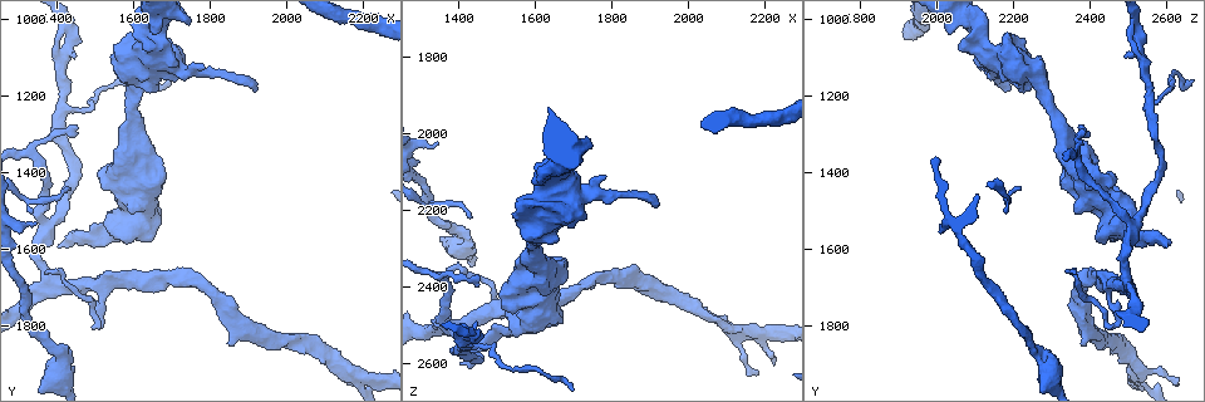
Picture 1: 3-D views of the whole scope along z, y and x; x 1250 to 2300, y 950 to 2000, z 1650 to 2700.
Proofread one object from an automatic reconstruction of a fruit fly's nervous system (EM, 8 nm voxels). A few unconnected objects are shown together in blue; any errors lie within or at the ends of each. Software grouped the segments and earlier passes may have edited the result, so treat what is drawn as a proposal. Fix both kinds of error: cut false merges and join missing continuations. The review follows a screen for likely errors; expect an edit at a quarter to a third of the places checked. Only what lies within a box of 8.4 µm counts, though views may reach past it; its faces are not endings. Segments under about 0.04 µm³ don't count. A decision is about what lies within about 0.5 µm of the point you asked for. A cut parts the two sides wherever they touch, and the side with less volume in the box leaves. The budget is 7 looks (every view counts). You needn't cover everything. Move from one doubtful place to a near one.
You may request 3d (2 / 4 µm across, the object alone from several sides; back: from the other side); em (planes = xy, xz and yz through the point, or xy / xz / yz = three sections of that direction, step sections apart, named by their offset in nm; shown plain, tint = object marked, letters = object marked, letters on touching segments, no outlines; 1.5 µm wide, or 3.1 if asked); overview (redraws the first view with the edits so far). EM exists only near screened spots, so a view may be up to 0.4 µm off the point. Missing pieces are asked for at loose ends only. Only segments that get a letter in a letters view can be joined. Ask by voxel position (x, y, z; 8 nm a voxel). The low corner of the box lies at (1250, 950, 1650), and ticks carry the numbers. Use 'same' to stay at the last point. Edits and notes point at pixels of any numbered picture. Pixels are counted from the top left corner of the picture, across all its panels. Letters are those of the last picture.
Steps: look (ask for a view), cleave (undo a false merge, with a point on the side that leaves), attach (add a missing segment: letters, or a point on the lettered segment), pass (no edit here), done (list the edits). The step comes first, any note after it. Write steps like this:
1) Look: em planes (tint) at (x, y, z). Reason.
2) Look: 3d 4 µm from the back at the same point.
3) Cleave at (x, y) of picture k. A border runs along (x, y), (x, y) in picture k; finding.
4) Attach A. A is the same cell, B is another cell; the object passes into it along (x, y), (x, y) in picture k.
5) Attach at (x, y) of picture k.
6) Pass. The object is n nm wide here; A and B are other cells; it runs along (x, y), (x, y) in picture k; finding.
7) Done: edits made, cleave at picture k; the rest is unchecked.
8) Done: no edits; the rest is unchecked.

Look: em planes (tint) at (1420, 1885, 2280). Sudden change in width.

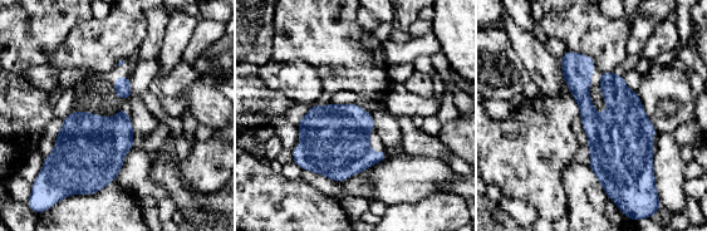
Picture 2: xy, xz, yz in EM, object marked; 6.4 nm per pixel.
Look: em planes (letters) at the same point. What lies round it.

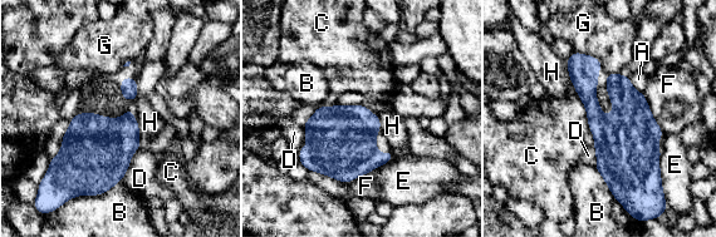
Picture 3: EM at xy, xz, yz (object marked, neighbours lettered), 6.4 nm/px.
Pass. The object is 110 nm wide here; the longest contact is with F, 300 nm; A, B, C, D, E, F, G and H are other cells; continuous, no second neuron.

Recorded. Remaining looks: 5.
Look: em xy step 4 (letters) at (1405, 1590, 2605). End of a long branch.

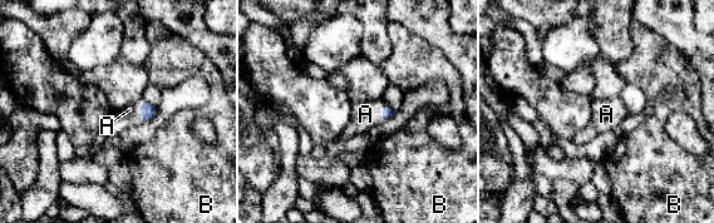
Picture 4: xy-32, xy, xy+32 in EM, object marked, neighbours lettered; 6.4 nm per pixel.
Look: em planes (letters) at the same point. Cut it another way.

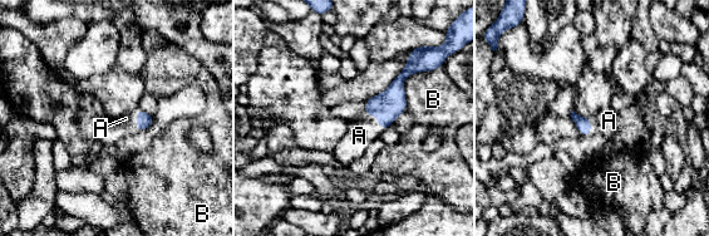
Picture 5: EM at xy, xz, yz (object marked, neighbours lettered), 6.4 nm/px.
Attach A. A is the same cell, B is another cell; the neuron continues.

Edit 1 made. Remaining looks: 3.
Look: overview.

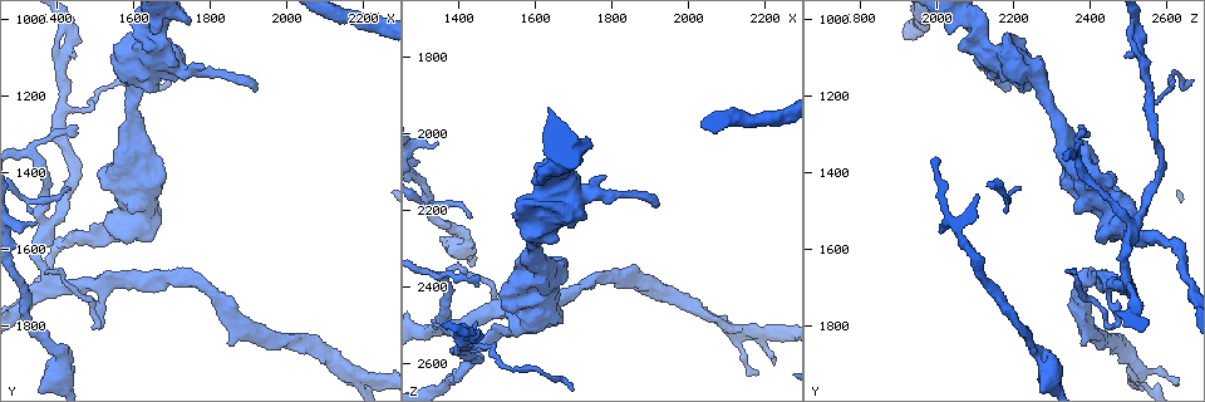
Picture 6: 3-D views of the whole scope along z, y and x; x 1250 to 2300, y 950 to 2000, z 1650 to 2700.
Look: em planes (letters) at (1350, 1530, 2030). An open end.

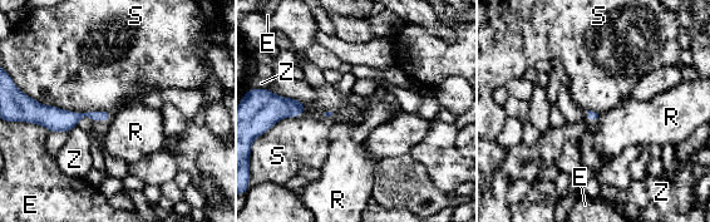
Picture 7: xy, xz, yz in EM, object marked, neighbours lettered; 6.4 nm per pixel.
Pass. E, R, S and Z are other cells; no lettered segment goes on from it.

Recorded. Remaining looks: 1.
Done: edits made, attach at picture 5; the rest is unchecked.

